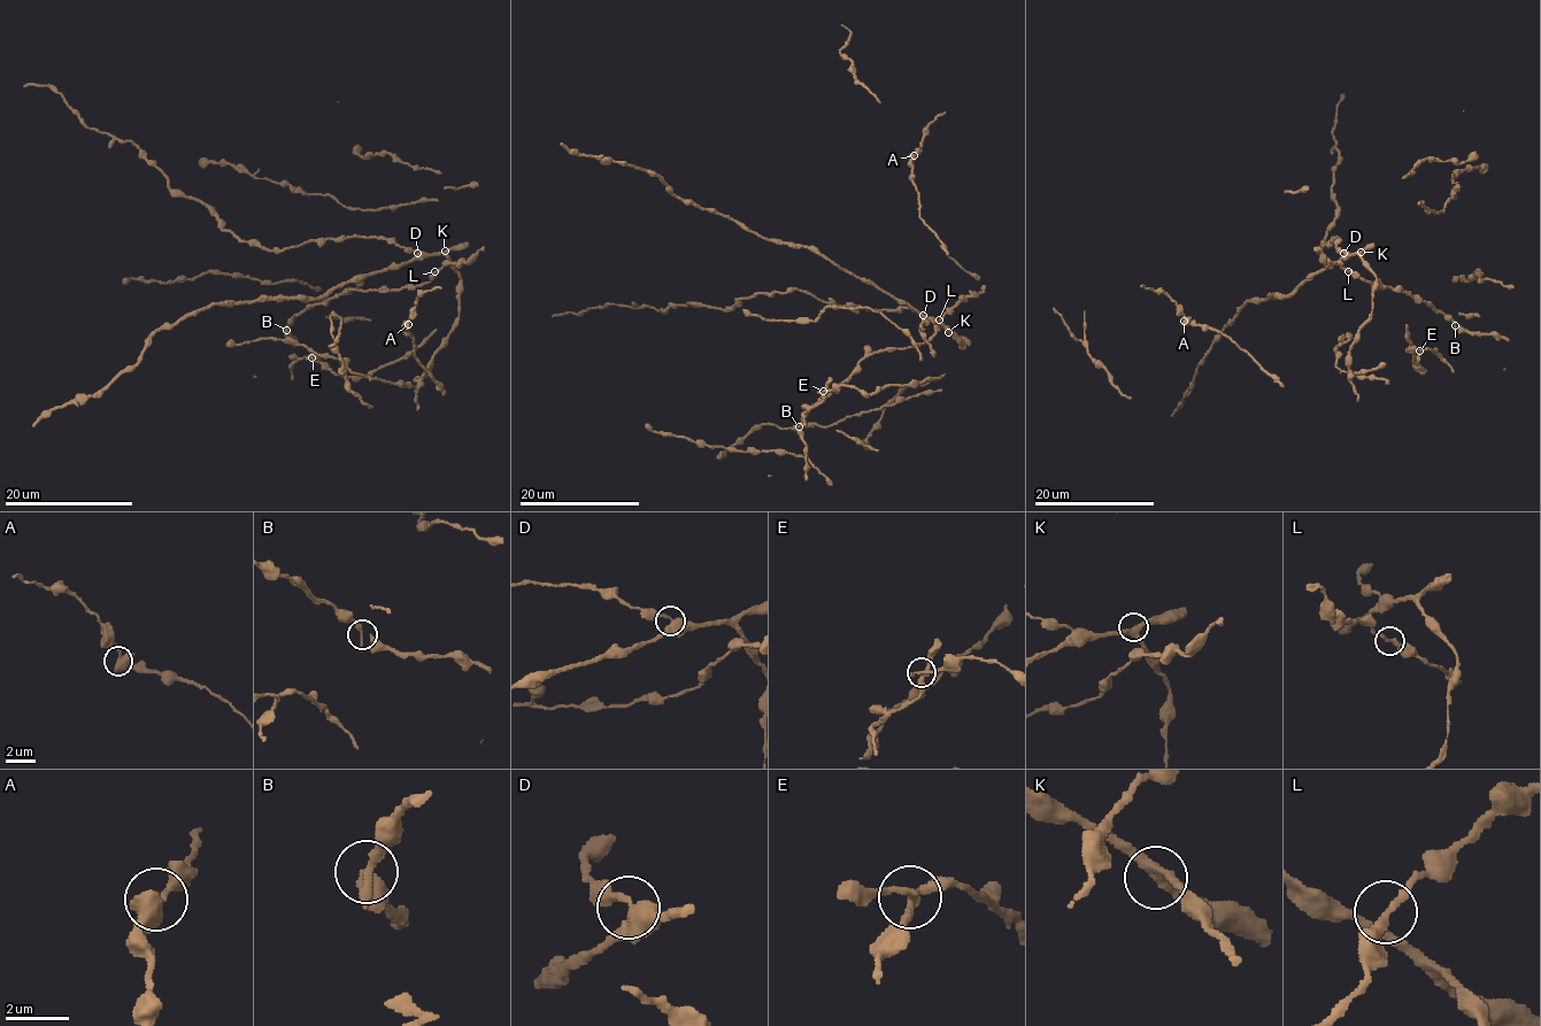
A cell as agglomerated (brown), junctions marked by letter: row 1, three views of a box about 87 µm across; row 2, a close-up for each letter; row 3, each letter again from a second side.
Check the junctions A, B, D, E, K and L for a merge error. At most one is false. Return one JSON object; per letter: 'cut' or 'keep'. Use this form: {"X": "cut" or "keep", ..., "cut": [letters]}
{"A": "keep", "B": "keep", "D": "keep", "E": "cut", "K": "keep", "L": "keep", "cut": ["E"]}

